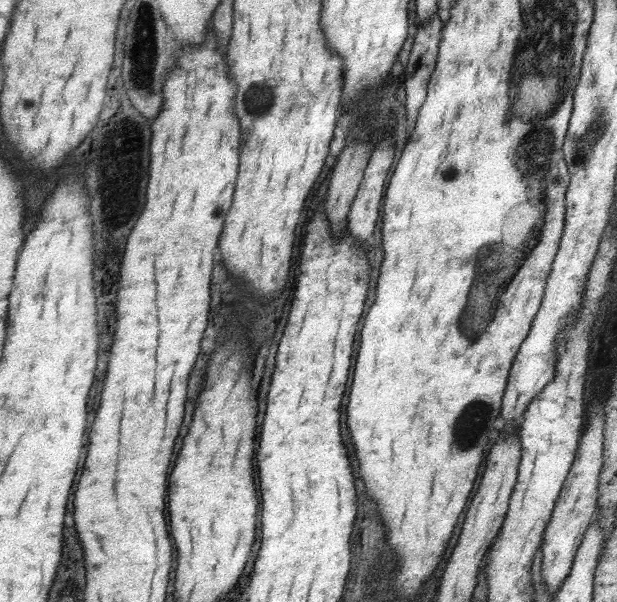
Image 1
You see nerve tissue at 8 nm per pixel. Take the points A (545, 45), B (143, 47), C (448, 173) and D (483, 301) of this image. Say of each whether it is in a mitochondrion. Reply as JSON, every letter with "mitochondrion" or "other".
{"A":"mitochondrion","B":"mitochondrion","C":"mitochondrion","D":"mitochondrion"}

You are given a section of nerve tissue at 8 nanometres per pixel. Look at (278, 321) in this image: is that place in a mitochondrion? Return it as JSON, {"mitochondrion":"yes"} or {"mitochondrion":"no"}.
{"mitochondrion":"no"}

